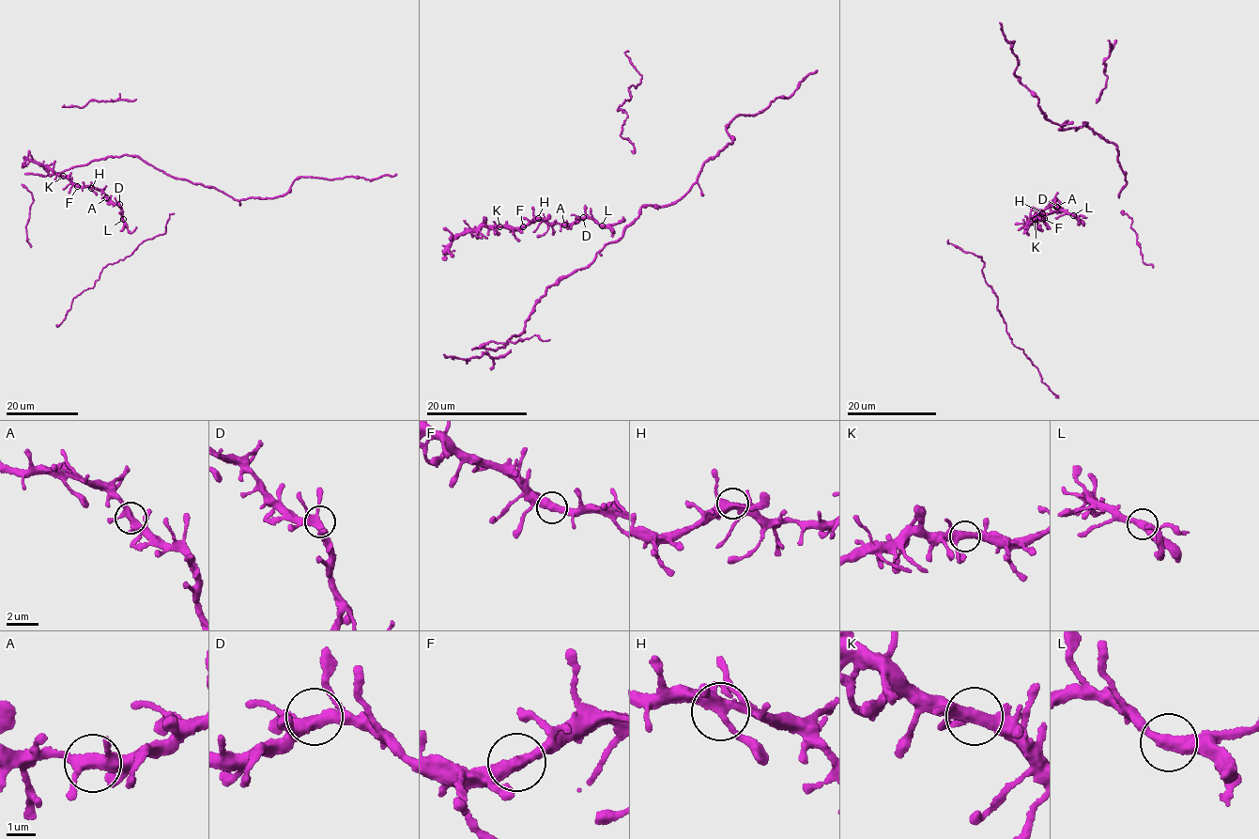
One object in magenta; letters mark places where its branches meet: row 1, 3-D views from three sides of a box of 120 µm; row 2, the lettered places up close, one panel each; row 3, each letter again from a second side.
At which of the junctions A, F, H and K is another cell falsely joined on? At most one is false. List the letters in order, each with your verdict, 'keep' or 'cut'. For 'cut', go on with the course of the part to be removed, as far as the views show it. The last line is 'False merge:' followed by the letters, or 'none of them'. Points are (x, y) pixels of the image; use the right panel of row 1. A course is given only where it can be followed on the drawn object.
A: keep
F: keep
H: keep
K: keep
False merge: none of them

